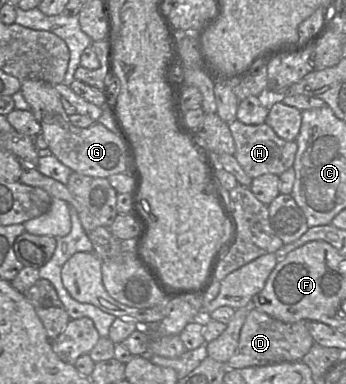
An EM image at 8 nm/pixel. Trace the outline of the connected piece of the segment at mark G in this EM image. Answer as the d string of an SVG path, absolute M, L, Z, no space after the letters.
M25 79L21 81L21 93L41 125L41 134L49 151L62 164L73 172L94 178L108 178L114 174L129 172L127 152L121 137L102 123L96 122L87 128L71 124L62 105L61 95L54 85Z

